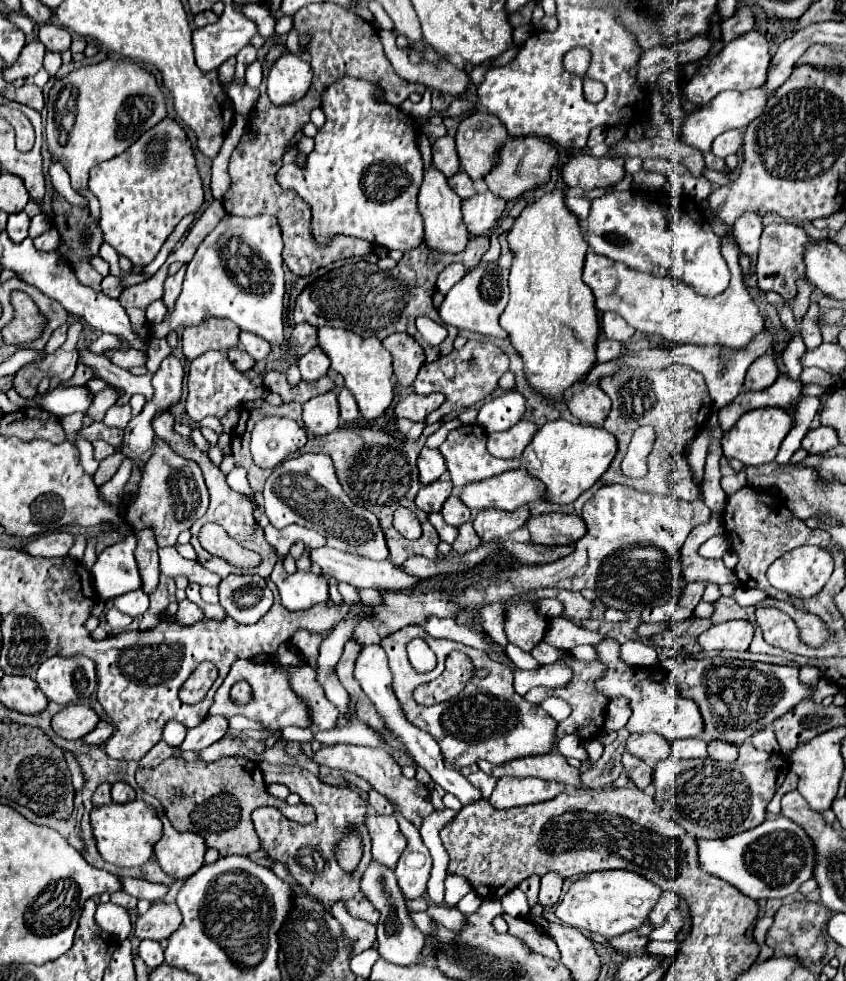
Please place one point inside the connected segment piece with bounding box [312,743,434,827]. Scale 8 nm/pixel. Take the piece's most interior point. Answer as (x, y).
(377, 766)

